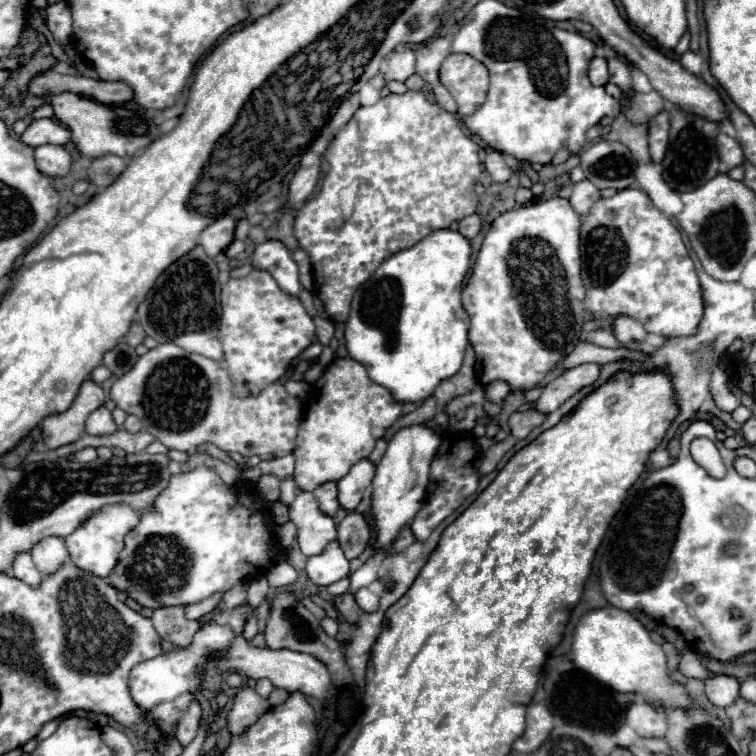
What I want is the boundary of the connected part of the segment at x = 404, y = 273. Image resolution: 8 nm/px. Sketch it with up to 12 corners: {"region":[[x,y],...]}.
{"region":[[443,228],[357,288],[345,344],[399,402],[459,372],[471,242]]}

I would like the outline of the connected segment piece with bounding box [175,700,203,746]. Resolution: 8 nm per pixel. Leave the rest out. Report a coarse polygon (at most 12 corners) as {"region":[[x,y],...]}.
{"region":[[197,700],[183,712],[175,738],[187,746],[195,738],[201,704]]}

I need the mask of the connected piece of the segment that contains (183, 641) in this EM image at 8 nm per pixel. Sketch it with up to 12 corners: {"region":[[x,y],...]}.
{"region":[[187,606],[157,608],[159,636],[179,648],[193,642],[203,622],[185,616]]}

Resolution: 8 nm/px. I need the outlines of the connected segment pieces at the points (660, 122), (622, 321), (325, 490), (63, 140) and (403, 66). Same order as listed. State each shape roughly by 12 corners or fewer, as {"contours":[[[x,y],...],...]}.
{"contours":[[[659,112],[649,122],[649,154],[665,158],[669,114]],[[627,316],[613,324],[613,334],[621,344],[643,342],[645,328]],[[337,482],[315,488],[319,508],[333,516],[339,508]],[[41,118],[21,134],[33,148],[65,146],[71,132],[55,118]],[[393,50],[383,64],[387,80],[415,74],[415,52]]]}

